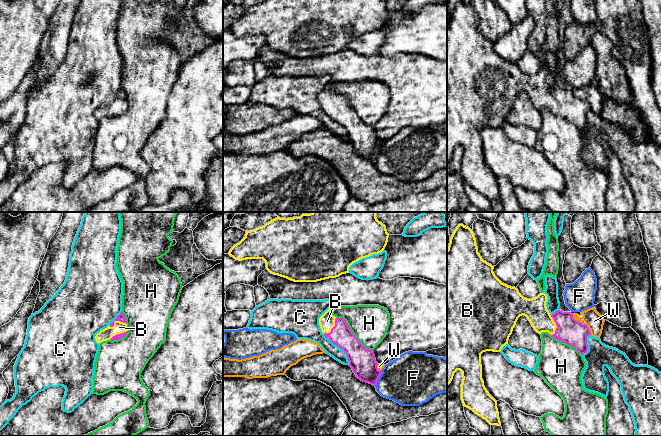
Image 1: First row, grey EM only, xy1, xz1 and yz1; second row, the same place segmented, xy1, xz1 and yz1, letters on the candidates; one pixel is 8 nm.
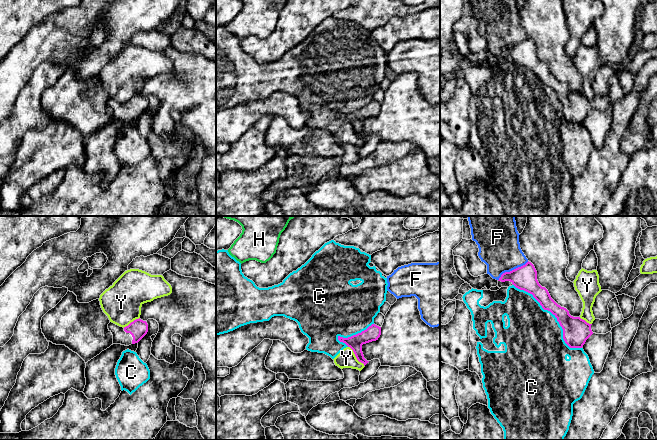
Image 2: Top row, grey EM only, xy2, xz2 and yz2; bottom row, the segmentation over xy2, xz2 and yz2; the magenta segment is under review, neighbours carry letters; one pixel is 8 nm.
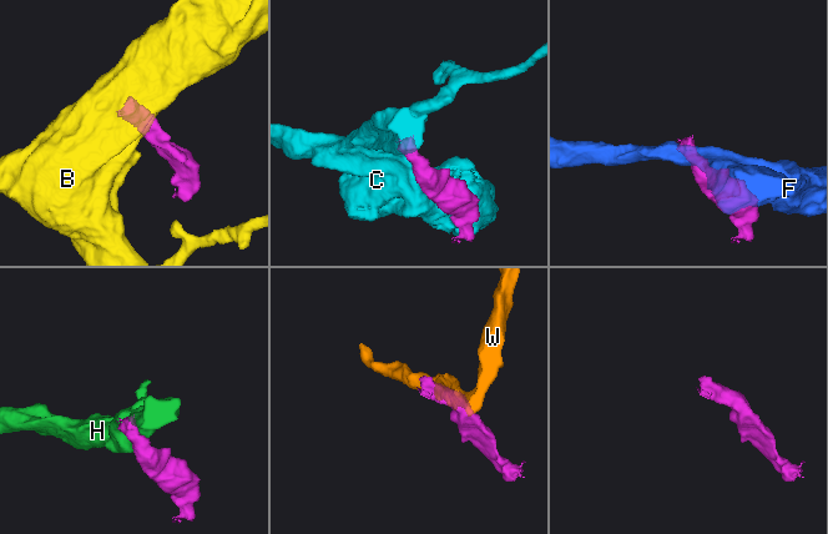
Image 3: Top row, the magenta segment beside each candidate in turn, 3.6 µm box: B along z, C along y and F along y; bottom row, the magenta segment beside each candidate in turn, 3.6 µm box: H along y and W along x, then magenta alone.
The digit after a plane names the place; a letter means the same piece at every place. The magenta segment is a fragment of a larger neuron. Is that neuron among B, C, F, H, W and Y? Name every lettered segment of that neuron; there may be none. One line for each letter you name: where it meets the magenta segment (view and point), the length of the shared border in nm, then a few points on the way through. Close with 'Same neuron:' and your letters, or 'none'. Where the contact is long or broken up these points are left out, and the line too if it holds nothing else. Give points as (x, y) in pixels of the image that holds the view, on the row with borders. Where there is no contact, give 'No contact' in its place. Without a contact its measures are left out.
B: Touches magenta at yz1 (556, 325). Shared border 170 nm. Path across: yz1 (572, 332), (561, 325), (556, 325), (549, 323), (535, 309)
Same neuron: B

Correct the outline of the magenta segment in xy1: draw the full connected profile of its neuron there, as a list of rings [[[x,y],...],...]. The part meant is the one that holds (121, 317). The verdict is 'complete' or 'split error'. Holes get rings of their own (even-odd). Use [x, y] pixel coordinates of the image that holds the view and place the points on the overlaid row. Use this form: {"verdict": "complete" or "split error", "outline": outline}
{"verdict": "split error", "outline": [[[121,312],[110,325],[96,334],[95,340],[101,343],[107,340],[118,340],[128,332],[125,315]]]}

